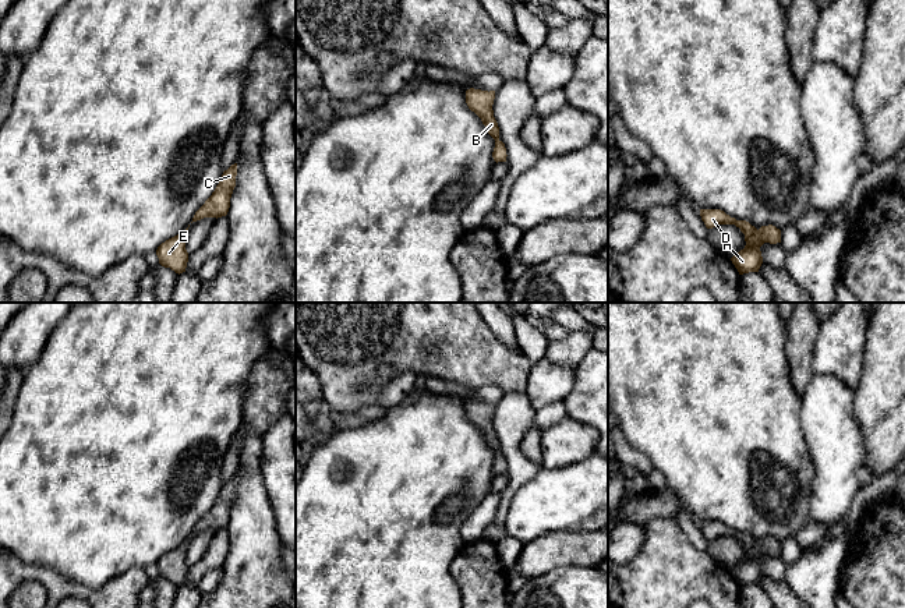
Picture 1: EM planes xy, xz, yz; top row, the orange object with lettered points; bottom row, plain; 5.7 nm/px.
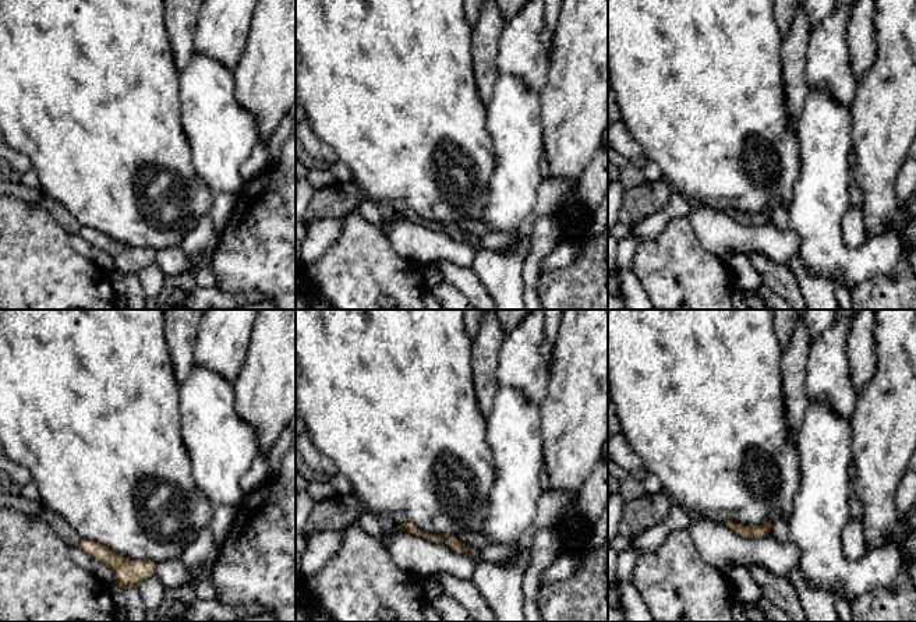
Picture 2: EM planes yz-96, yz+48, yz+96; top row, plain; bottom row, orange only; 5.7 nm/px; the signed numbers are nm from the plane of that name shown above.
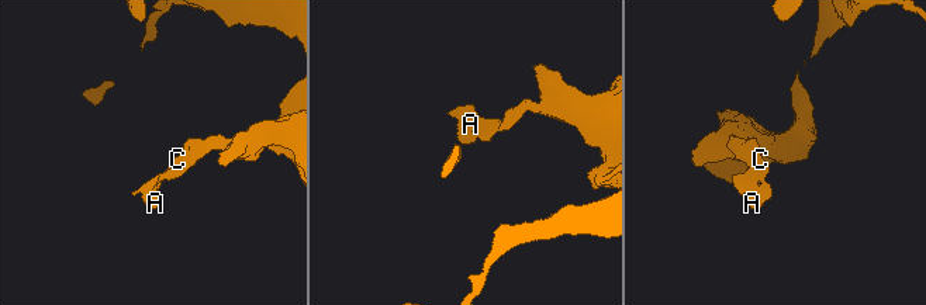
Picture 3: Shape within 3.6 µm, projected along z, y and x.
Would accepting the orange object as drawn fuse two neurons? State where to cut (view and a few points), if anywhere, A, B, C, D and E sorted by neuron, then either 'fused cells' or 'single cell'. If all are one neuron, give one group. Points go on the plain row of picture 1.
no cut; A B C D E; single cell

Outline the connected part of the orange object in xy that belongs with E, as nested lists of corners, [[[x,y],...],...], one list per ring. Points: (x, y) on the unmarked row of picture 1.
[[[188,540],[162,555],[156,562],[159,576],[165,580],[170,580],[178,587],[185,584],[188,575],[188,565],[185,562],[187,542]]]

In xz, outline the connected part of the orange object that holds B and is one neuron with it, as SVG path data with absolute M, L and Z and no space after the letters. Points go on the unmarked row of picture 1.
M470 400L466 403L466 416L471 424L474 424L482 434L487 441L487 445L495 452L495 460L492 464L494 473L506 474L506 460L505 456L499 452L499 439L494 430L494 417L495 403L481 403Z

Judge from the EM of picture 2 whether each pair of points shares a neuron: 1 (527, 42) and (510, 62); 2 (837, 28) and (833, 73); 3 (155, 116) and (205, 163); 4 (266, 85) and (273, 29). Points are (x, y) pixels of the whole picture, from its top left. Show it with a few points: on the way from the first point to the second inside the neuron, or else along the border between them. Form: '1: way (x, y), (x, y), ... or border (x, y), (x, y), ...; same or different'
1: way (523, 46), (515, 57); same
2: way (833, 39), (833, 62); same
3: border (181, 116), (193, 168), (202, 179); different
4: way (273, 71), (273, 43); same

